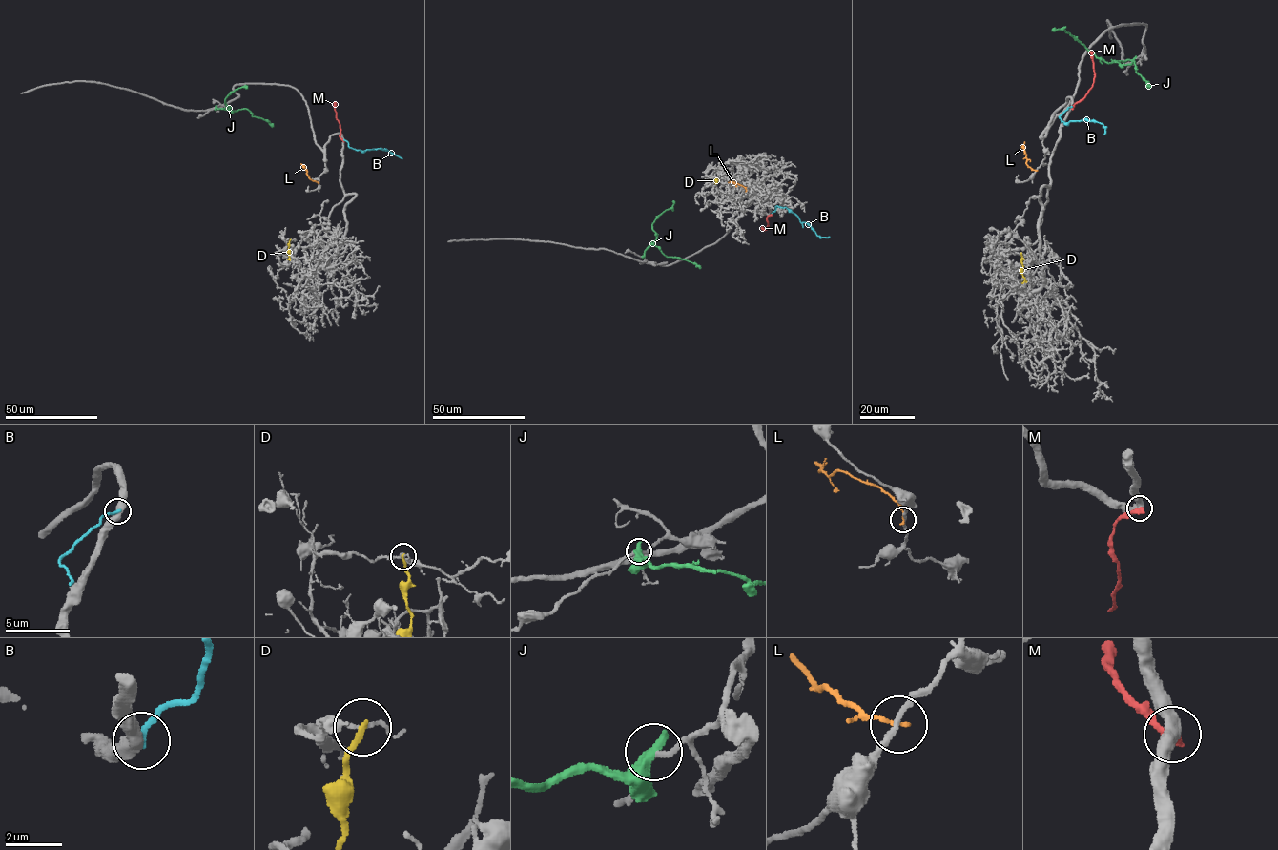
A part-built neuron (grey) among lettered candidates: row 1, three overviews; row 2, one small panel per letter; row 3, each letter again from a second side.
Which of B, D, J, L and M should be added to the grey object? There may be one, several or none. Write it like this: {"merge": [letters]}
{"merge": []}

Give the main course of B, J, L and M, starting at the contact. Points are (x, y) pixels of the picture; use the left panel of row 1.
B: (344, 139), (354, 149), (380, 149), (401, 158)
J: (216, 107), (231, 111), (247, 109), (253, 116), (267, 120), (274, 126)
L: (319, 183), (310, 178), (300, 164)
M: (343, 140), (340, 137), (335, 102)

